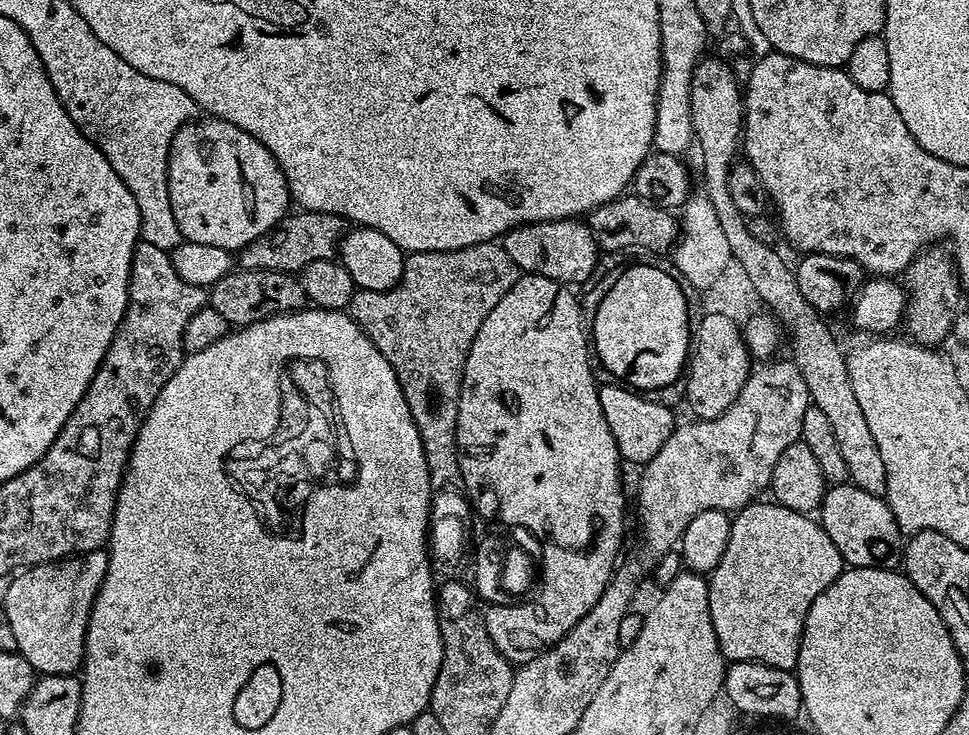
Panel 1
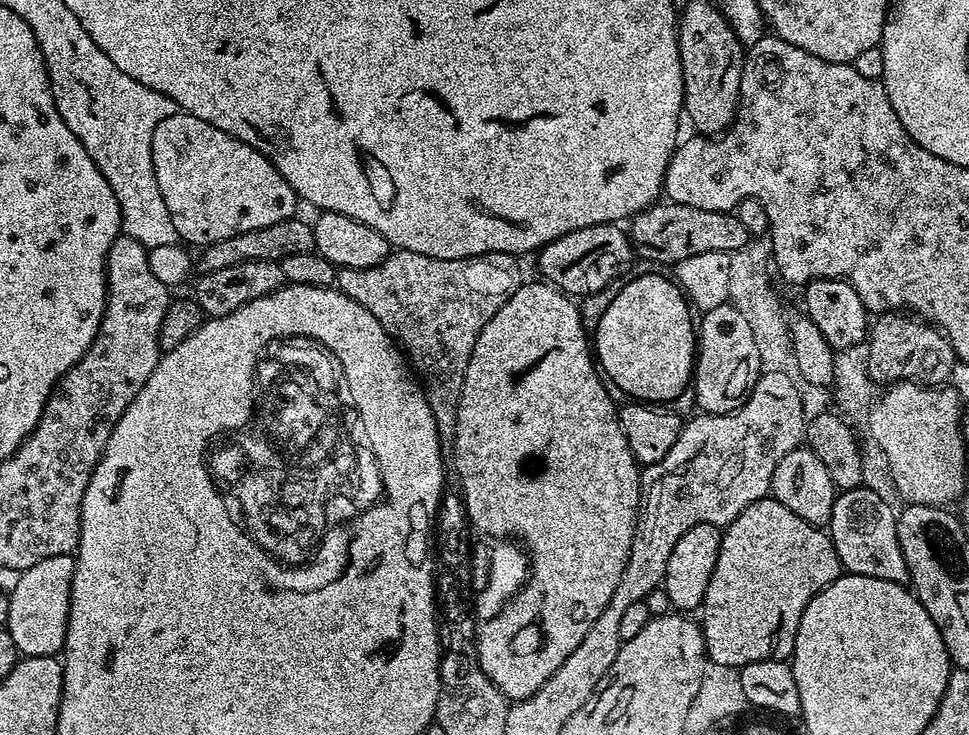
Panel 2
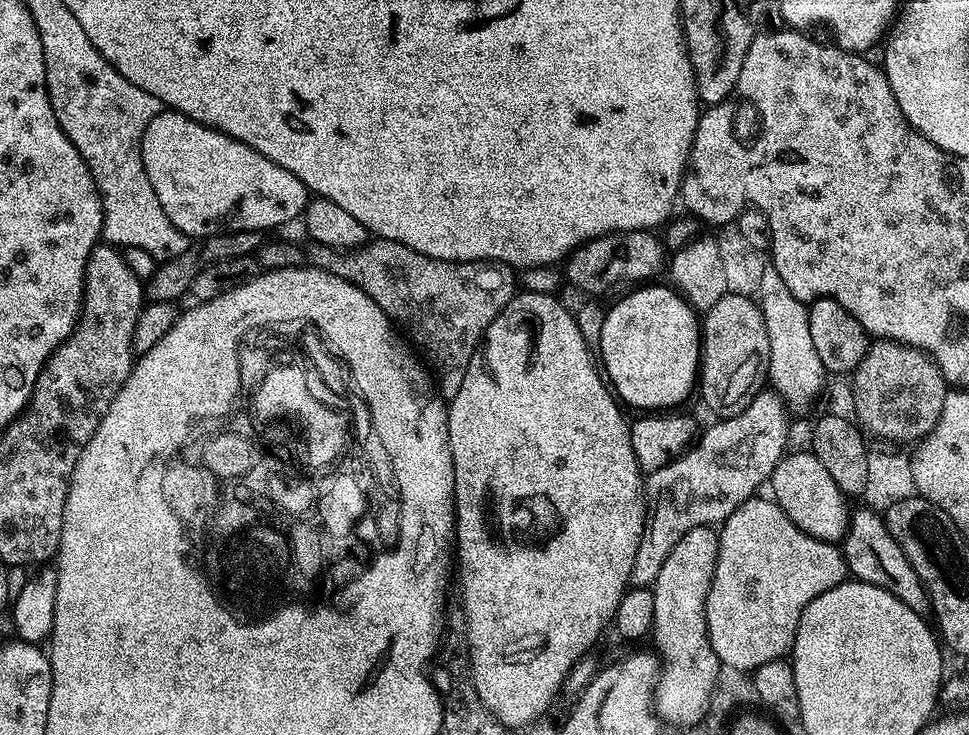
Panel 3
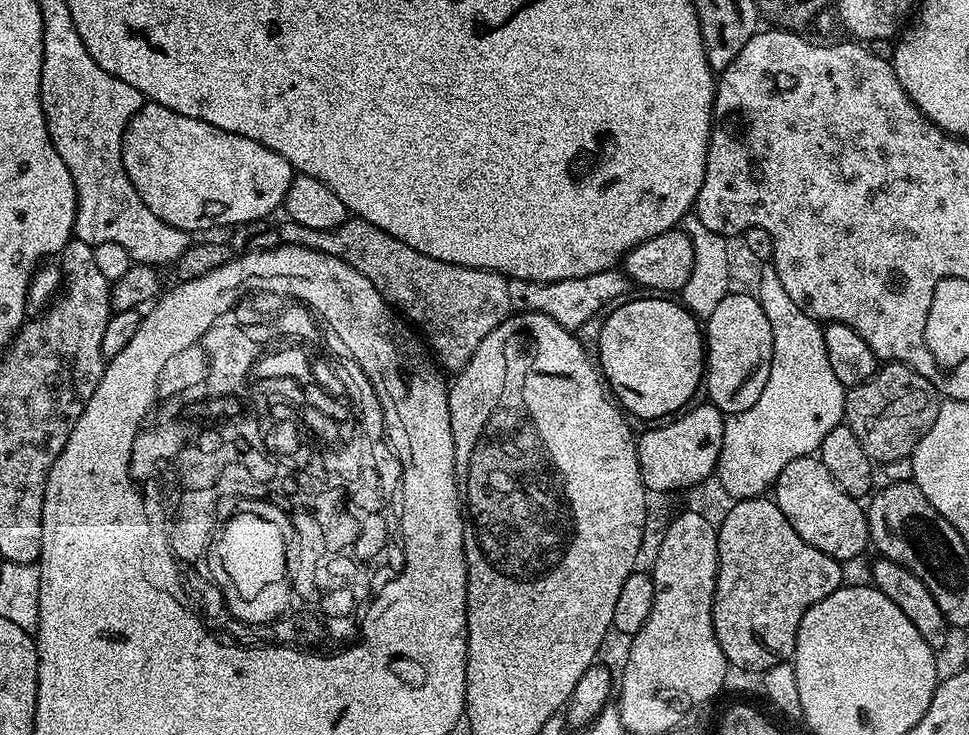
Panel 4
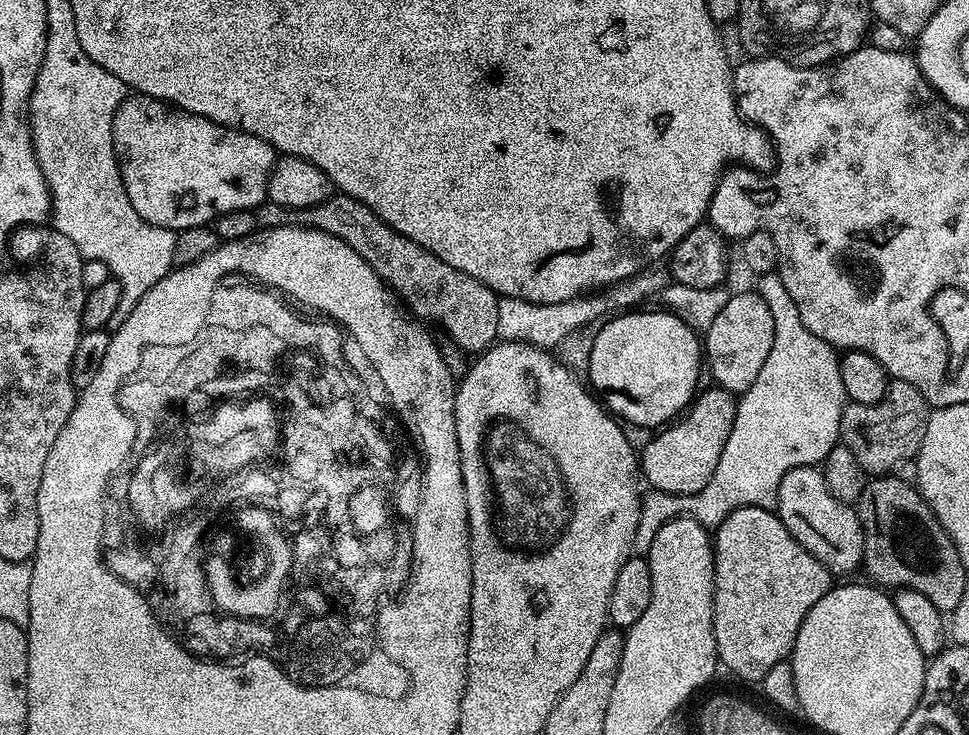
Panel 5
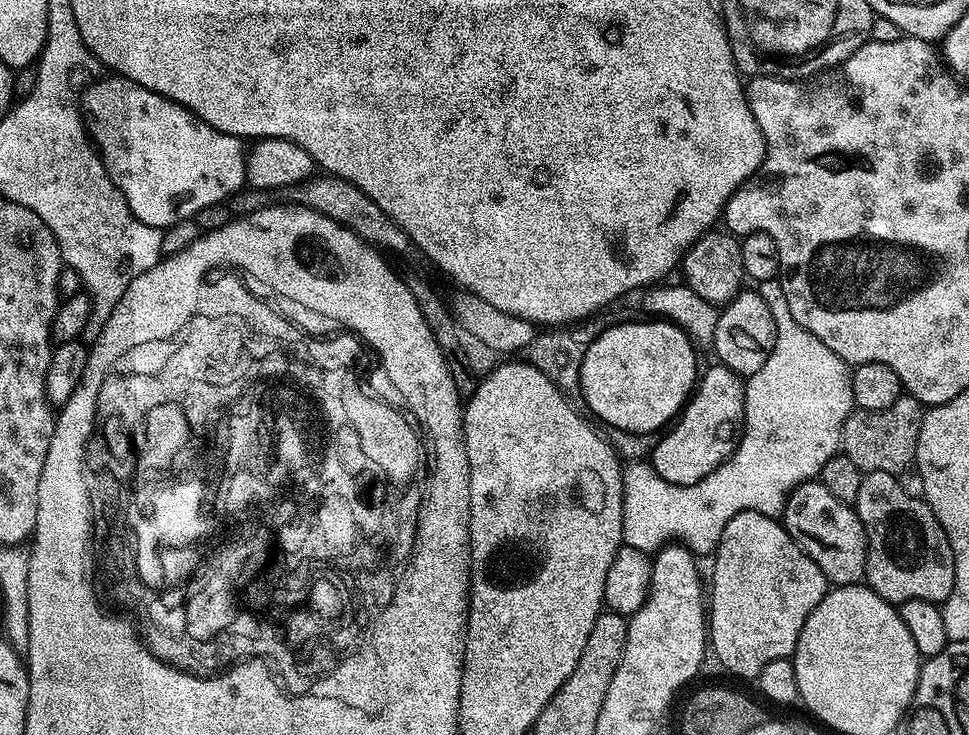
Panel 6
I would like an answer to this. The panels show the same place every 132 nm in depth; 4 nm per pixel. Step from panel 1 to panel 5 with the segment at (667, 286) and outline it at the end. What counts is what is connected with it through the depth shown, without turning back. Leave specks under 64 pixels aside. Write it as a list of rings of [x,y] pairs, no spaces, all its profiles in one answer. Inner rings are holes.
[[[628,310],[612,318],[617,320],[609,319],[605,323],[598,338],[594,338],[594,350],[590,353],[590,366],[586,373],[586,380],[589,380],[587,383],[598,393],[599,399],[621,421],[629,420],[632,424],[641,424],[644,428],[655,429],[679,417],[697,395],[696,383],[700,380],[700,368],[702,372],[702,344],[701,341],[700,344],[696,341],[697,333],[687,328],[671,312],[642,311],[644,310]]]

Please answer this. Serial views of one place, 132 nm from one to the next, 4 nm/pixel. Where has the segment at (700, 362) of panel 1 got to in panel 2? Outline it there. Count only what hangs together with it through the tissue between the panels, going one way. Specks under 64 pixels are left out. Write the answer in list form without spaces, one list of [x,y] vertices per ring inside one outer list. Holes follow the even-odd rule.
[[[731,302],[703,313],[698,320],[698,343],[694,357],[696,404],[701,413],[721,416],[736,412],[748,401],[748,393],[762,375],[758,346],[750,322]]]

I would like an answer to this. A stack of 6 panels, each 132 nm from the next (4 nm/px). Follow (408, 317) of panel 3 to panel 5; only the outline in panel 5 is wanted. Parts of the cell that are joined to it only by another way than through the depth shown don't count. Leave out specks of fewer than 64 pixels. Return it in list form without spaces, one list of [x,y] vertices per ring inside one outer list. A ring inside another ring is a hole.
[[[333,194],[326,202],[309,208],[283,208],[265,202],[255,209],[255,214],[261,229],[313,228],[342,238],[342,242],[346,242],[346,246],[350,246],[350,250],[354,250],[354,254],[358,254],[358,258],[362,258],[362,262],[366,262],[366,266],[370,266],[370,270],[399,297],[403,307],[417,321],[437,324],[462,351],[479,354],[497,343],[501,297],[478,278],[454,270],[450,262],[442,262],[430,249],[395,232],[370,210],[370,206],[343,194]]]

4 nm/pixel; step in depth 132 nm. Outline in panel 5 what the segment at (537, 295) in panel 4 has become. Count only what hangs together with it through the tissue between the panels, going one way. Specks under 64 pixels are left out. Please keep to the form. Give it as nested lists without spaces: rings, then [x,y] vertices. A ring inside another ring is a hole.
[[[660,267],[644,269],[620,279],[599,292],[591,292],[566,302],[532,303],[525,299],[501,297],[498,310],[498,338],[503,341],[522,341],[549,350],[559,347],[567,334],[588,322],[607,317],[609,314],[639,307],[644,300],[661,295],[672,283],[671,273]],[[613,311],[613,312],[612,312]],[[612,312],[612,313],[608,313]],[[608,313],[608,314],[607,314]]]

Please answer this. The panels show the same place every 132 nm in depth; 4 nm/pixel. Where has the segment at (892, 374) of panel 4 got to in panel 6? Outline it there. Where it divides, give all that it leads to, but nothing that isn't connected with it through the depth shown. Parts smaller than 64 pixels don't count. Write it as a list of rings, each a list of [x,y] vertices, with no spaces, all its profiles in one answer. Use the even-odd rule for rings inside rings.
[[[901,394],[894,406],[886,410],[862,412],[853,410],[844,423],[842,452],[865,472],[891,472],[900,474],[904,467],[911,465],[916,458],[918,434],[922,430],[922,418],[926,408],[915,396]]]

